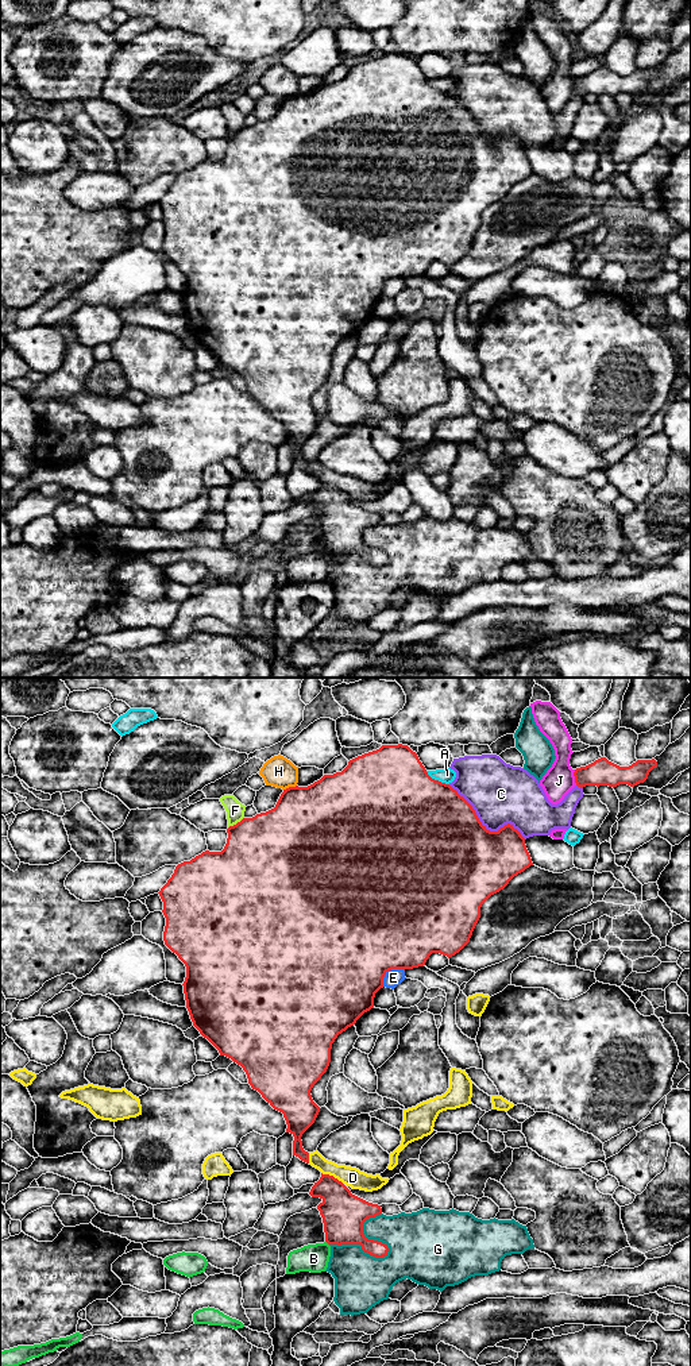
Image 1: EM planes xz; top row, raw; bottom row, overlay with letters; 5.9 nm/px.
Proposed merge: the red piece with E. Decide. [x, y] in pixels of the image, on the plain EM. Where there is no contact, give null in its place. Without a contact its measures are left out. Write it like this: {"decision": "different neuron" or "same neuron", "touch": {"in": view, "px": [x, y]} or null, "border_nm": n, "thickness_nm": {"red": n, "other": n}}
{"decision": "different neuron", "touch": {"in": "xz", "px": [389, 278]}, "border_nm": 170, "thickness_nm": {"red": 500, "other": 100}}

